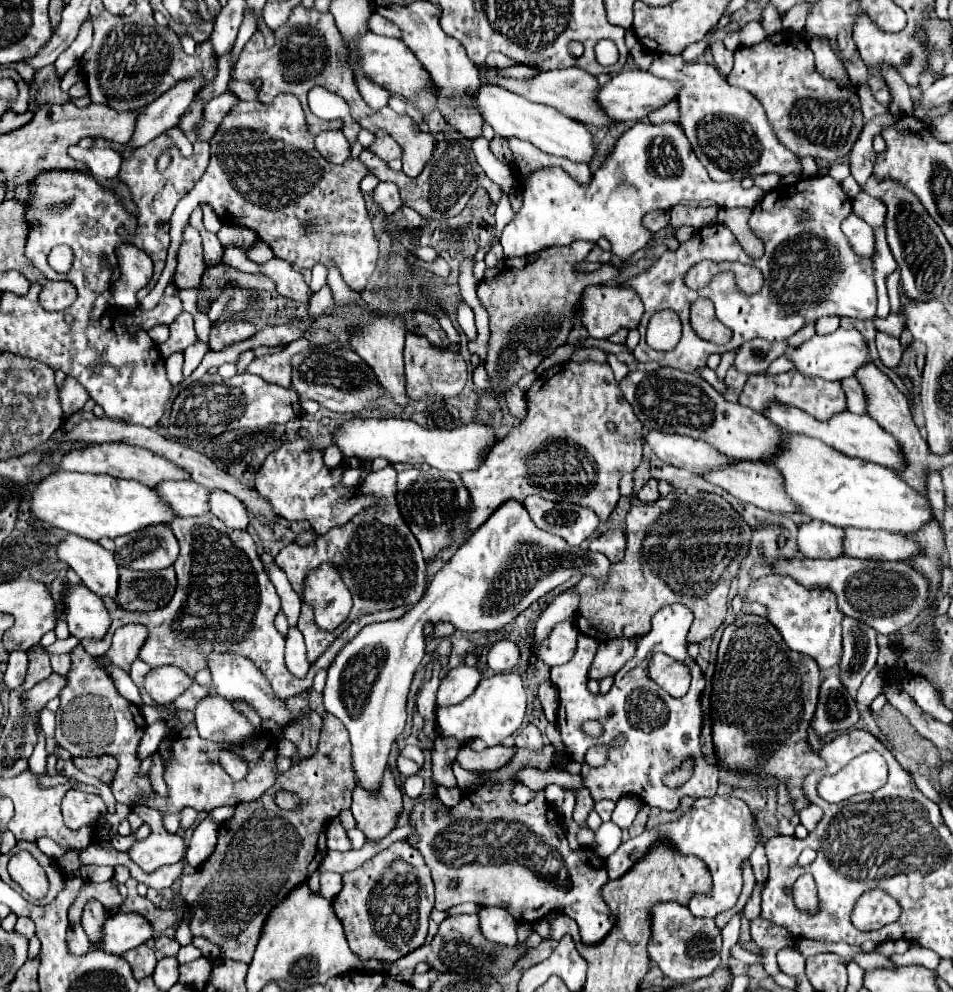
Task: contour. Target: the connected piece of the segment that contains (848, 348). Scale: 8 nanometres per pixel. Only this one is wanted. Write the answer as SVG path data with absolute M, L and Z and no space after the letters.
M838 328L832 334L814 334L804 344L792 348L792 352L786 352L786 358L794 364L794 368L800 374L804 374L804 376L820 376L824 380L844 380L848 376L854 376L858 366L868 362L866 340L862 338L862 334L856 328L852 328L852 330Z

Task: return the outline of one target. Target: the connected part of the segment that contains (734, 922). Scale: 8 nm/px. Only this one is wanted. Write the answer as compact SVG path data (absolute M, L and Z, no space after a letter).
M737 913L733 918L728 922L728 924L721 930L722 935L722 950L720 952L721 956L721 965L724 968L729 968L729 956L730 948L734 946L739 939L741 927L741 918L739 913Z

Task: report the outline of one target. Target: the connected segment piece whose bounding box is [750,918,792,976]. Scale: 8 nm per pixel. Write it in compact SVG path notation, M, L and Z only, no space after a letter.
M756 918L750 922L750 932L752 932L752 940L758 944L758 948L764 952L764 970L774 976L780 972L778 962L776 962L776 952L782 946L790 946L792 944L792 936L786 932L786 928L778 928L774 924L768 924L762 918Z

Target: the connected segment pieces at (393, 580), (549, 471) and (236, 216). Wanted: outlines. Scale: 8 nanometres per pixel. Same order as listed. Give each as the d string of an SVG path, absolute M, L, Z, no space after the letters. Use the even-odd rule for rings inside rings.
M384 468L378 472L370 472L368 478L360 484L362 494L372 496L376 504L372 508L356 514L342 528L332 528L328 534L320 536L312 546L286 546L278 552L276 564L286 572L294 592L298 596L304 594L306 576L316 572L324 562L338 568L344 584L352 592L354 606L342 624L346 630L352 620L362 614L372 614L376 610L396 608L396 606L414 606L422 600L426 590L426 562L422 558L418 540L402 520L402 514L396 504L396 470Z
M594 360L558 364L538 376L538 380L526 392L526 404L528 408L522 422L514 426L506 438L496 442L484 464L476 472L460 474L460 480L468 488L472 500L468 528L476 530L500 504L508 500L524 502L526 496L532 494L538 494L552 502L568 500L572 504L588 508L596 512L600 524L604 524L620 500L620 478L624 474L632 474L642 462L642 424L634 416L622 392L618 392L618 382L610 364L600 364ZM606 422L614 422L616 430L610 432L606 428Z
M290 94L276 96L272 104L262 104L262 102L238 102L238 104L230 110L230 114L224 118L224 122L222 122L222 126L218 128L218 132L212 136L212 140L210 140L210 148L212 148L212 150L210 150L210 164L208 164L208 168L206 168L202 180L198 180L196 186L194 186L194 188L192 188L192 190L190 190L190 192L188 192L188 194L178 202L178 206L176 206L176 210L174 210L174 214L172 214L172 218L170 218L170 238L172 238L172 242L170 242L170 248L168 248L166 268L164 268L160 280L156 282L154 290L152 290L144 300L138 302L144 310L154 308L154 304L158 304L158 300L162 298L166 286L170 284L170 280L172 280L172 276L174 276L174 272L176 272L178 248L180 248L180 244L182 244L180 238L182 238L182 234L184 234L184 228L188 226L188 216L190 216L190 212L192 212L196 206L200 206L200 204L210 204L218 216L230 216L230 224L232 224L232 226L244 226L244 228L254 230L254 232L256 232L264 242L268 242L268 244L272 246L272 250L274 250L274 254L276 254L278 258L288 260L288 262L296 264L298 268L312 268L312 266L318 264L318 262L322 262L322 264L326 264L326 266L332 264L332 262L336 262L336 266L338 266L340 272L342 272L342 278L346 280L346 284L348 284L354 292L362 292L362 290L366 288L368 278L370 278L372 270L376 268L379 257L378 242L376 242L376 238L374 238L372 222L370 222L370 216L368 216L368 212L366 212L364 198L362 198L362 192L360 192L360 180L368 174L368 168L366 168L366 164L360 162L360 158L348 158L344 166L334 166L334 164L330 164L328 160L324 160L324 158L318 154L318 150L314 148L314 136L308 132L306 122L304 122L302 106L300 106L300 102L298 102L294 96L290 96Z

